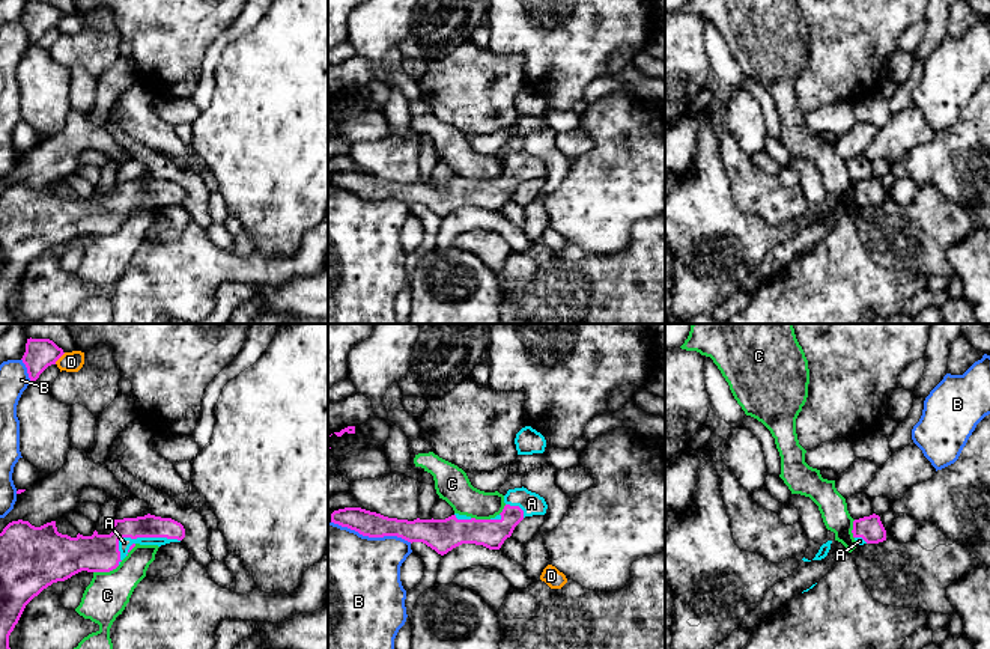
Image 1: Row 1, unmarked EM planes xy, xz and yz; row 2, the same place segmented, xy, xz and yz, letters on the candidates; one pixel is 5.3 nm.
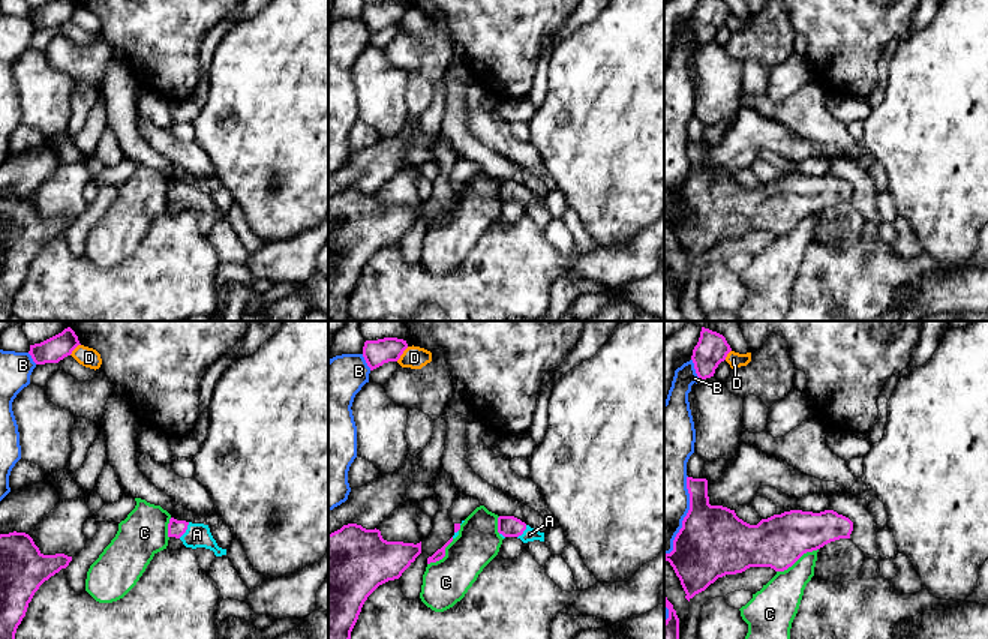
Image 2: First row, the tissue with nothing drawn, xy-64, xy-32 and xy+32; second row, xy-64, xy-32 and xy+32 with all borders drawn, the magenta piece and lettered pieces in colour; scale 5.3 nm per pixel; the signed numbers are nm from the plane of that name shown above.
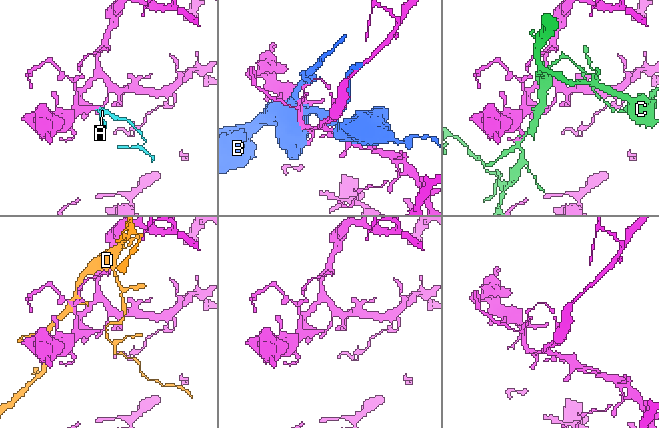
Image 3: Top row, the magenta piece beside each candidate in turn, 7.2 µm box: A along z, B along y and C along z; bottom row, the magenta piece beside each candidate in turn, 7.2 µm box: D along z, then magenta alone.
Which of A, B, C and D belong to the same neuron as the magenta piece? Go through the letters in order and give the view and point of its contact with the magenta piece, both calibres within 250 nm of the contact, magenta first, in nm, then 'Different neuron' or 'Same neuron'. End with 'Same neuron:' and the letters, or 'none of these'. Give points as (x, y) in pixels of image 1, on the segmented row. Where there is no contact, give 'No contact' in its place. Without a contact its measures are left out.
A: Touches magenta at xy (137, 536). Thickness 200 nm (magenta) against 60 nm. Same neuron
B: Touches magenta at xz (372, 536). Thickness 140 nm (magenta) against 480 nm. Different neuron
C: Touches magenta at xy (106, 571). Thickness 220 nm (magenta) against 220 nm. Different neuron
D: Touches magenta at xy (59, 357). Thickness 160 nm (magenta) against 110 nm. Different neuron
Same neuron: A

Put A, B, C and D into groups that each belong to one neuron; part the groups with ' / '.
A / B / C / D

